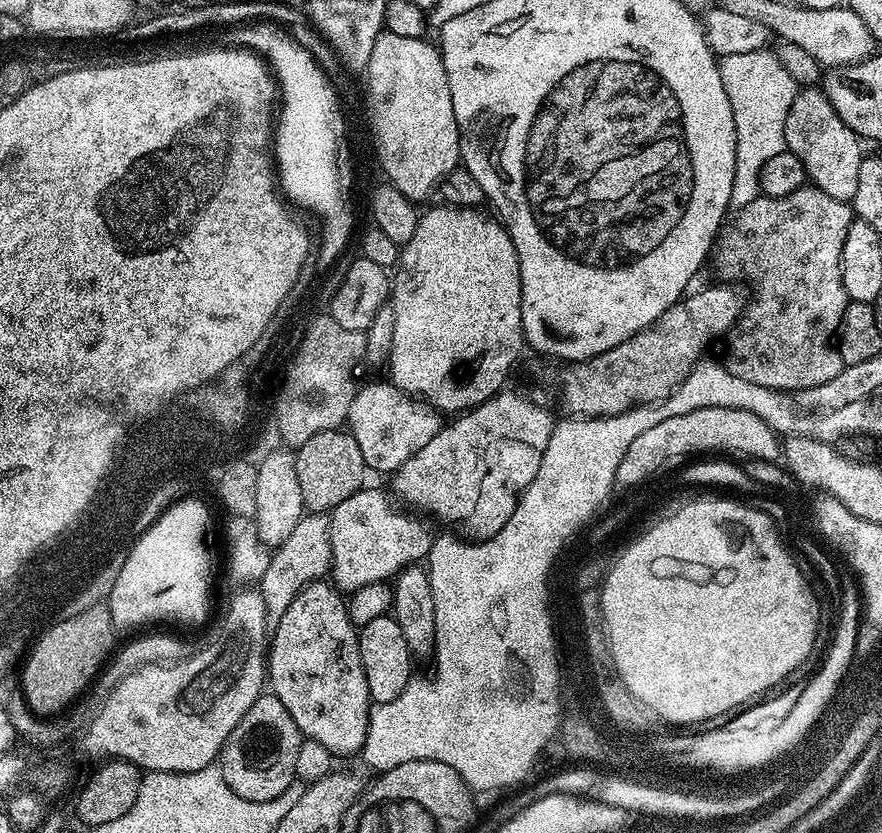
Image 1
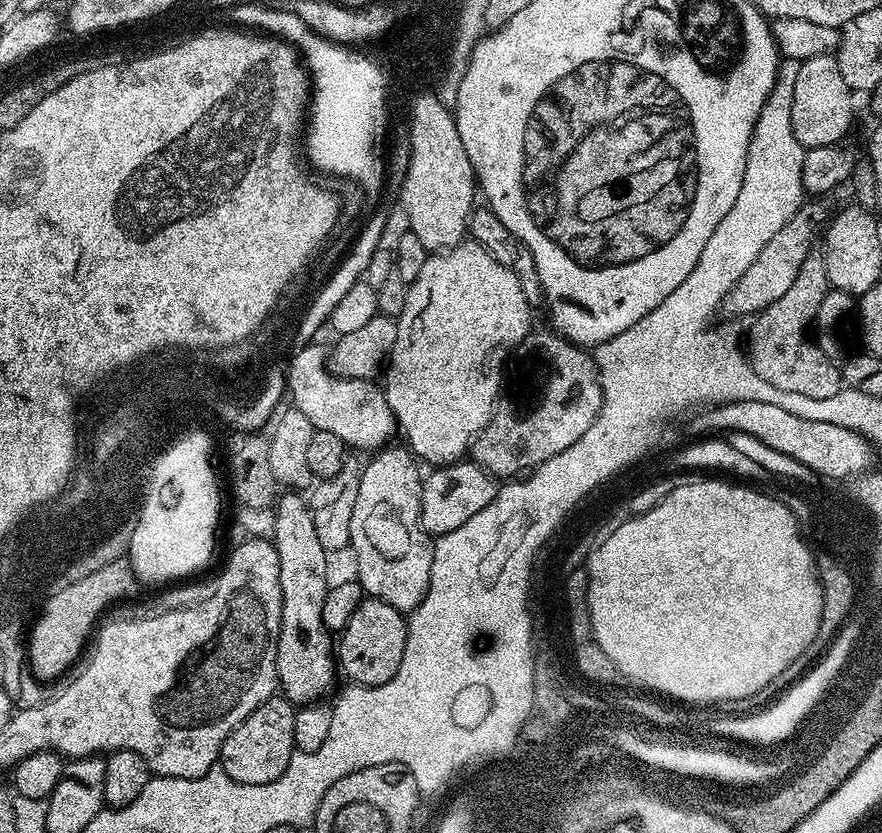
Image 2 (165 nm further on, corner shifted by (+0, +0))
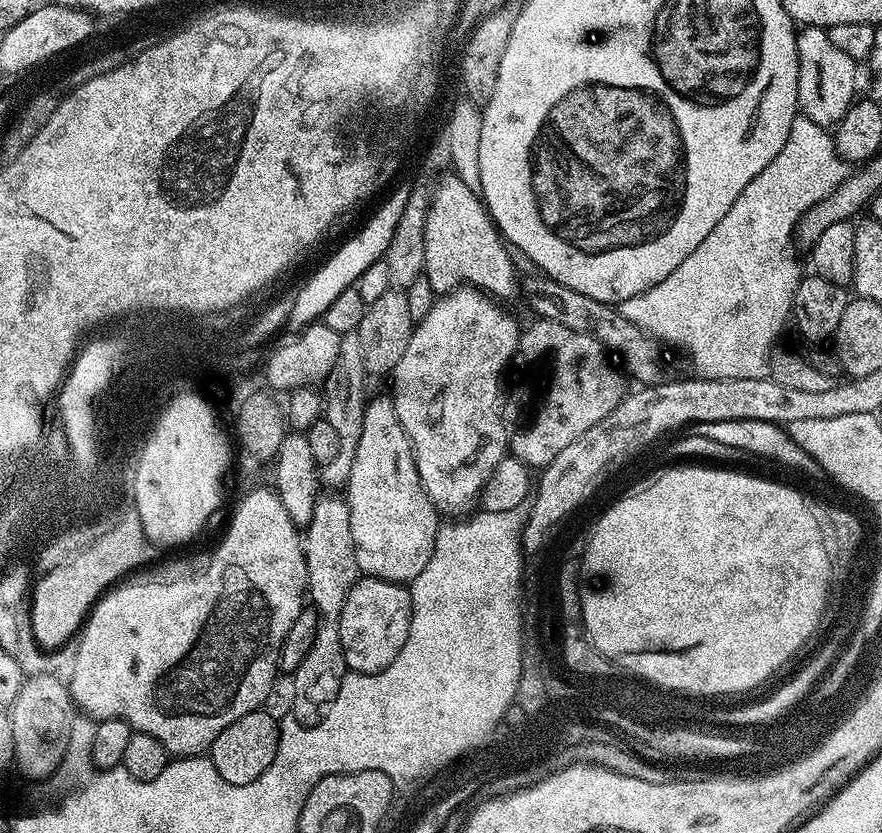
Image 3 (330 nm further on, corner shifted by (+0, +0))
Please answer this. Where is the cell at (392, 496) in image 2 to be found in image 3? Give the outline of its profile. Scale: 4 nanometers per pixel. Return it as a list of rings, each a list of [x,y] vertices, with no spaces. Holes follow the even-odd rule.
[[[373,395],[369,399],[362,418],[362,438],[358,438],[354,466],[350,466],[346,499],[350,510],[350,534],[354,534],[354,554],[360,573],[386,582],[411,585],[412,580],[426,570],[430,554],[434,554],[434,538],[442,520],[418,478],[412,444],[406,430],[402,430],[402,422],[398,422],[398,410],[394,410],[391,395]]]

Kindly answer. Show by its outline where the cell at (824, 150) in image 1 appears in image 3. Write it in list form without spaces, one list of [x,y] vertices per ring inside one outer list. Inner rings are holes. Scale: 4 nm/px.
[[[801,27],[796,33],[798,50],[798,102],[799,115],[818,122],[823,128],[831,129],[839,124],[846,110],[857,99],[856,68],[858,61],[850,58],[830,42],[826,28]]]

